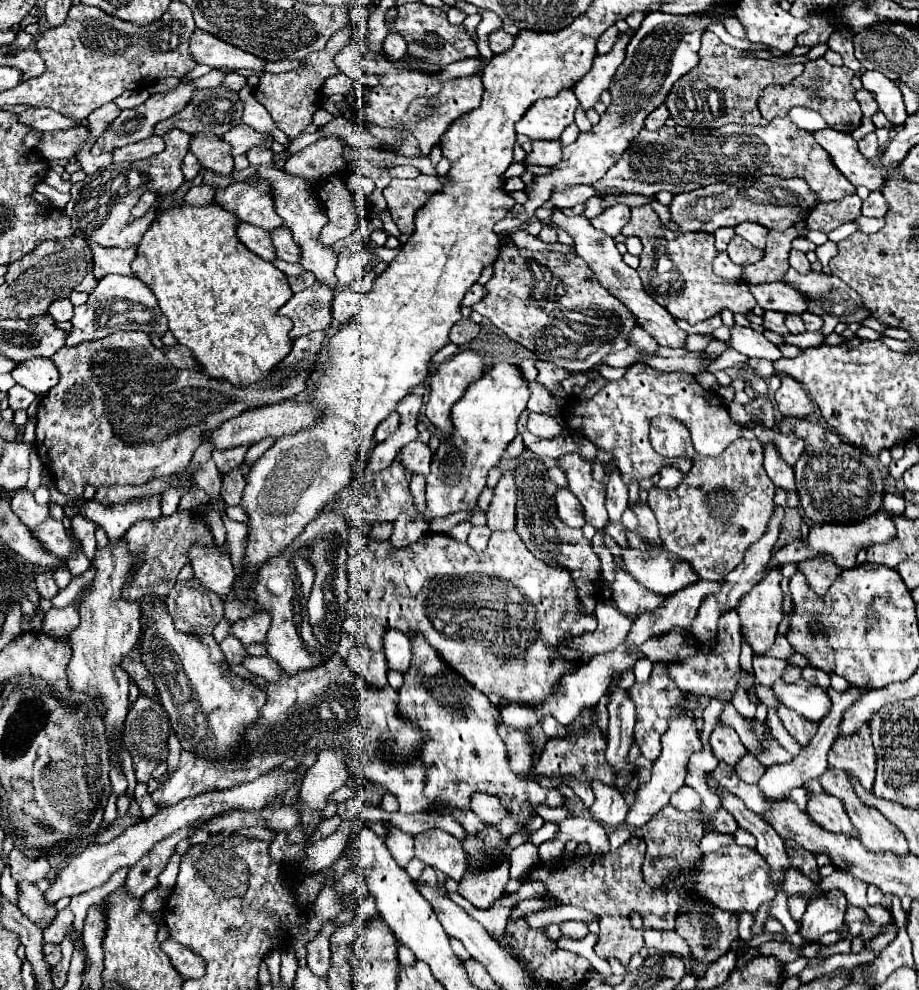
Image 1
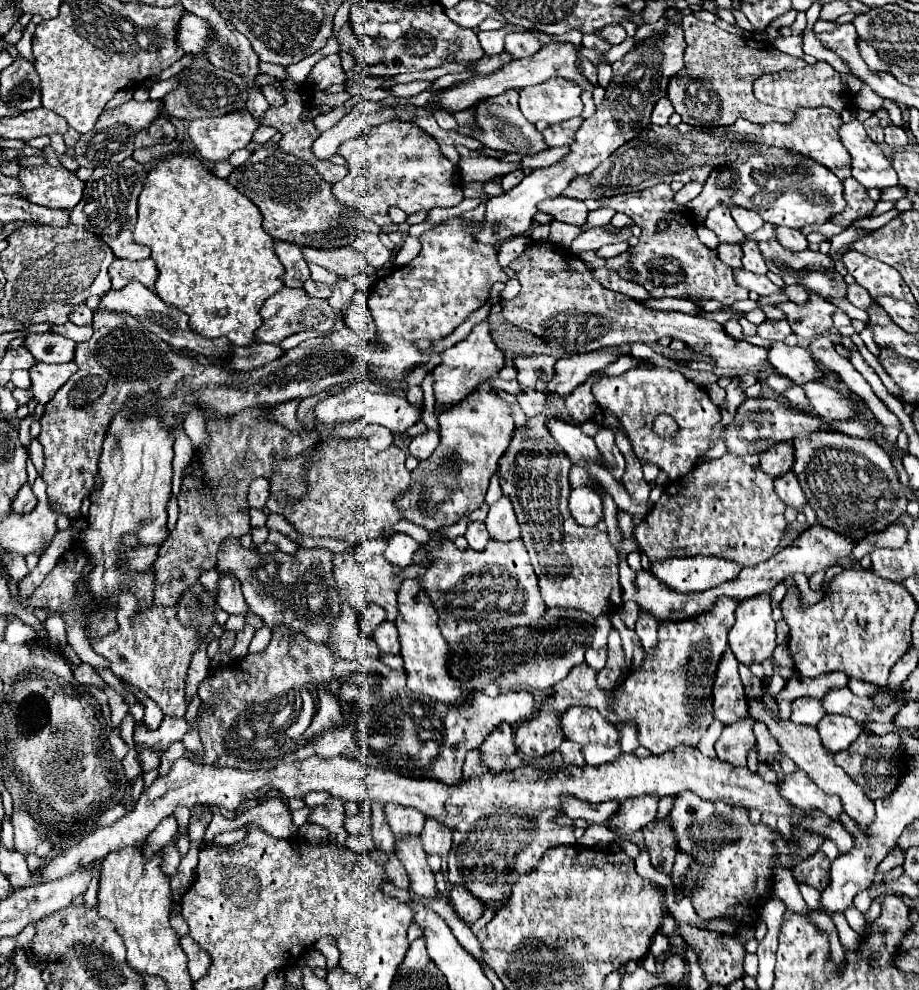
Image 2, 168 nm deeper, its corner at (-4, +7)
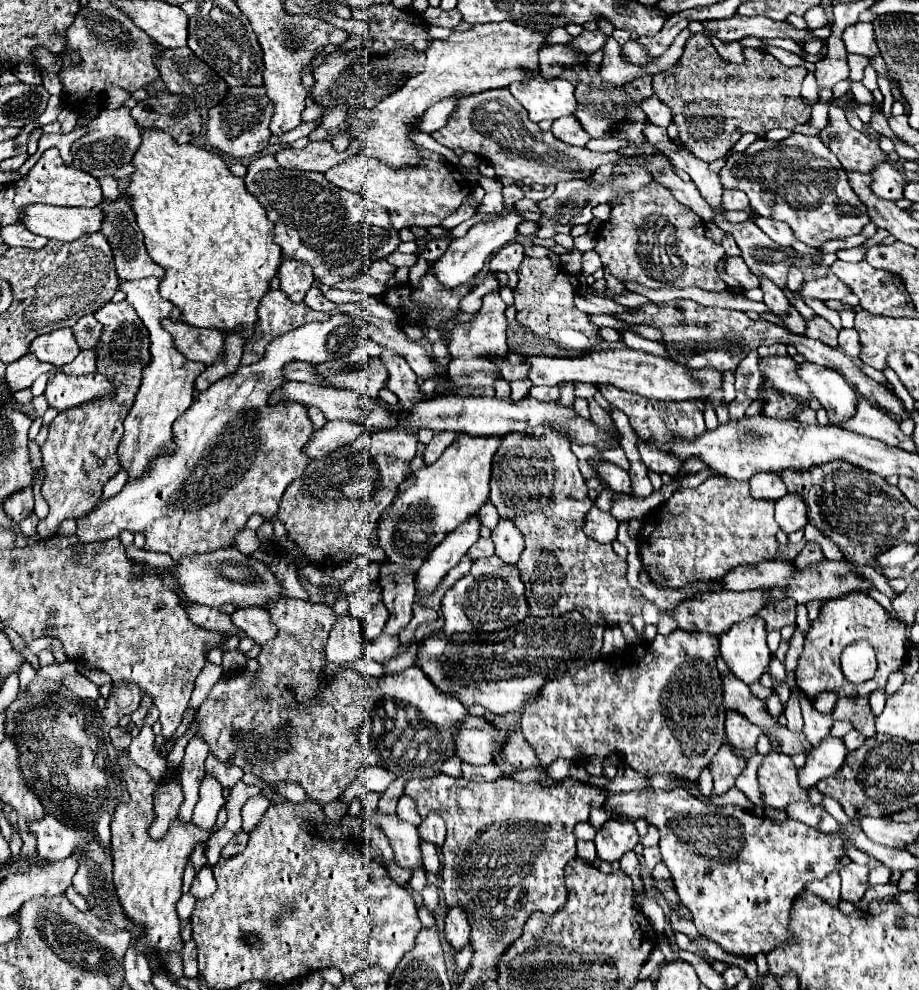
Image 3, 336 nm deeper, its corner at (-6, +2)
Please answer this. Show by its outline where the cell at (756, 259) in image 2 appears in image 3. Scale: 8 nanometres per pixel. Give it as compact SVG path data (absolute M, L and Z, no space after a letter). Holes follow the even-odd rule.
M761 277L761 291L765 293L763 303L765 303L775 315L785 315L785 313L787 313L787 309L789 309L791 305L789 305L787 297L783 295L783 291L781 291L773 281Z

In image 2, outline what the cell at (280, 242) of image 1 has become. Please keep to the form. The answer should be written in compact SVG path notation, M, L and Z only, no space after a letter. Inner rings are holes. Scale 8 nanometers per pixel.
M301 248L305 258L309 262L315 262L327 270L333 270L335 274L343 276L355 276L355 274L377 274L379 268L373 268L371 264L361 258L361 252L353 252L353 248L339 248L339 250L317 250L317 248Z

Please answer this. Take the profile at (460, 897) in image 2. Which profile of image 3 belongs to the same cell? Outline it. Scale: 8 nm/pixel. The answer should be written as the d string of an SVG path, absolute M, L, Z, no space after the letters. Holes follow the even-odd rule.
M459 905L451 907L449 913L447 913L447 919L445 919L445 937L453 945L455 951L461 951L469 943L471 925L467 921L465 911Z

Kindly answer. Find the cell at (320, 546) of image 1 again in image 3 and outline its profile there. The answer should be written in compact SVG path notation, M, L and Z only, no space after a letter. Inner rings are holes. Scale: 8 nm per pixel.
M237 547L217 549L211 553L195 555L191 559L183 559L175 563L175 573L181 591L187 595L187 601L219 607L223 603L231 603L239 609L245 607L269 607L281 599L283 585L281 581L271 573L269 565L255 557L243 555Z

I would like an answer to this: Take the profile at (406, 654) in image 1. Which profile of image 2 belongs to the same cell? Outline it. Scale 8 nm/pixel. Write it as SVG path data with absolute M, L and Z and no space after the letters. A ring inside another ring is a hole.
M385 620L385 624L379 624L371 638L375 640L375 644L379 646L381 652L399 654L399 634L397 634L397 628L393 622Z

